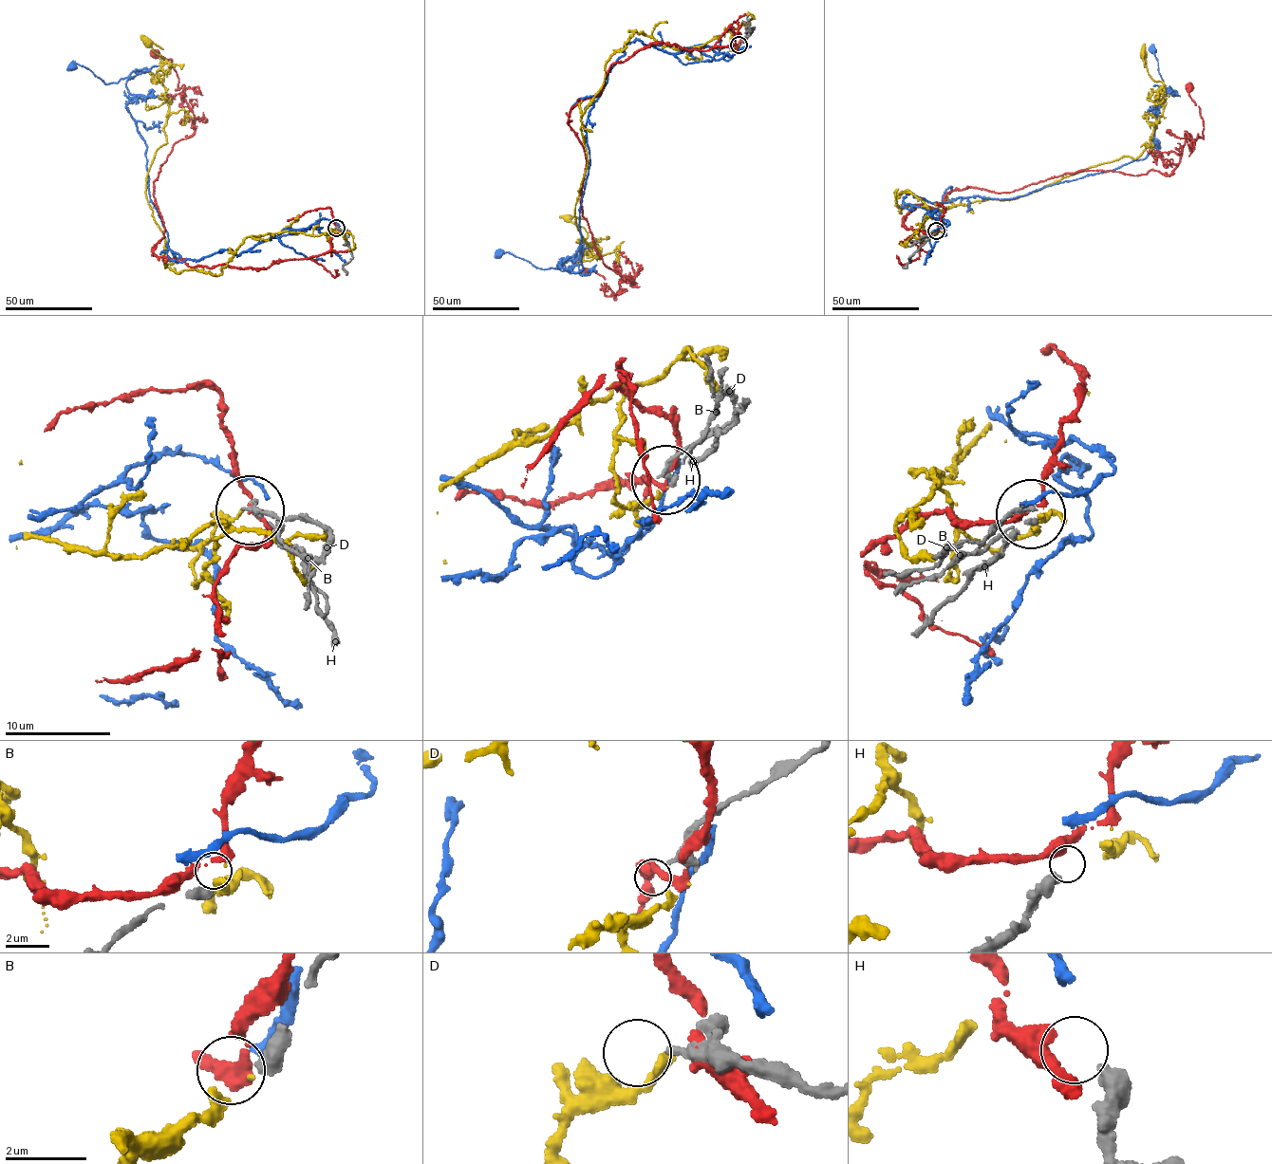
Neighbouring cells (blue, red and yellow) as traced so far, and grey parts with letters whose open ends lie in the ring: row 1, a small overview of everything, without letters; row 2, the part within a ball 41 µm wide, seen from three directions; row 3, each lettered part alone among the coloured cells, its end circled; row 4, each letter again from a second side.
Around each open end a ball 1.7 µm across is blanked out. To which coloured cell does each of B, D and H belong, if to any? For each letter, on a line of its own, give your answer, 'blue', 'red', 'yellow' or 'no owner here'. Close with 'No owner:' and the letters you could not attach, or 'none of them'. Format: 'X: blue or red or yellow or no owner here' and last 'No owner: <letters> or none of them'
B: no owner here
D: no owner here
H: no owner here
No owner: B, D, H

